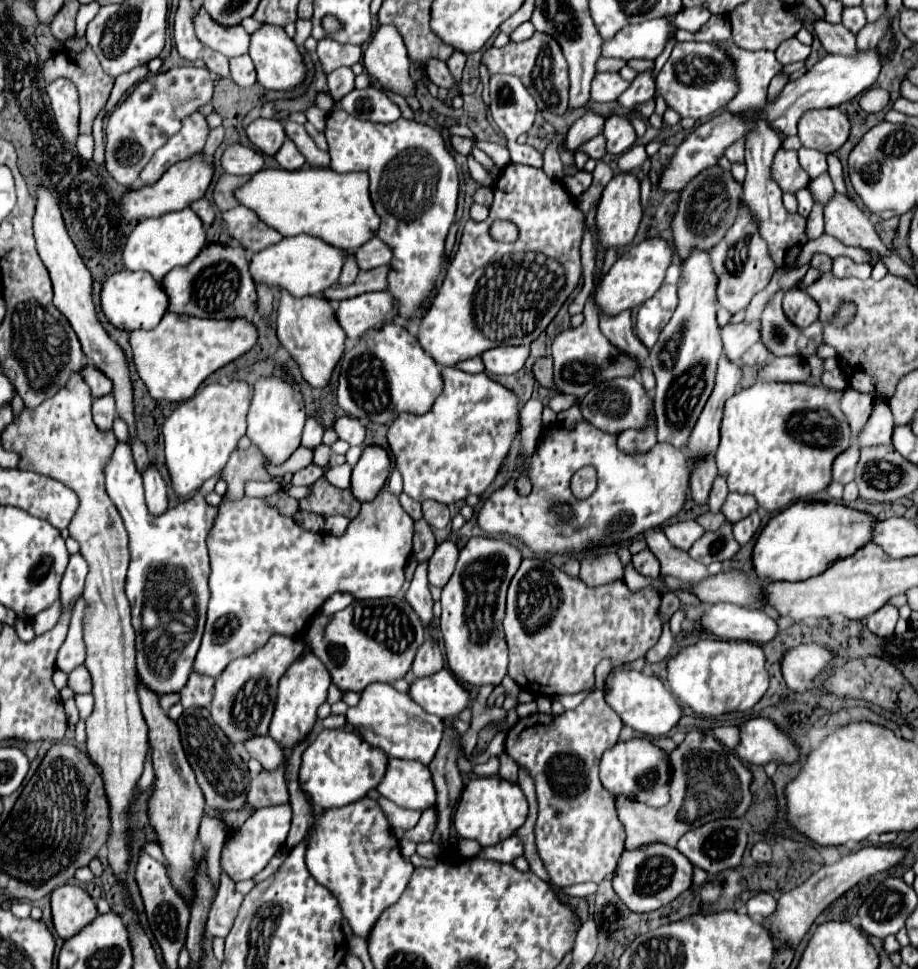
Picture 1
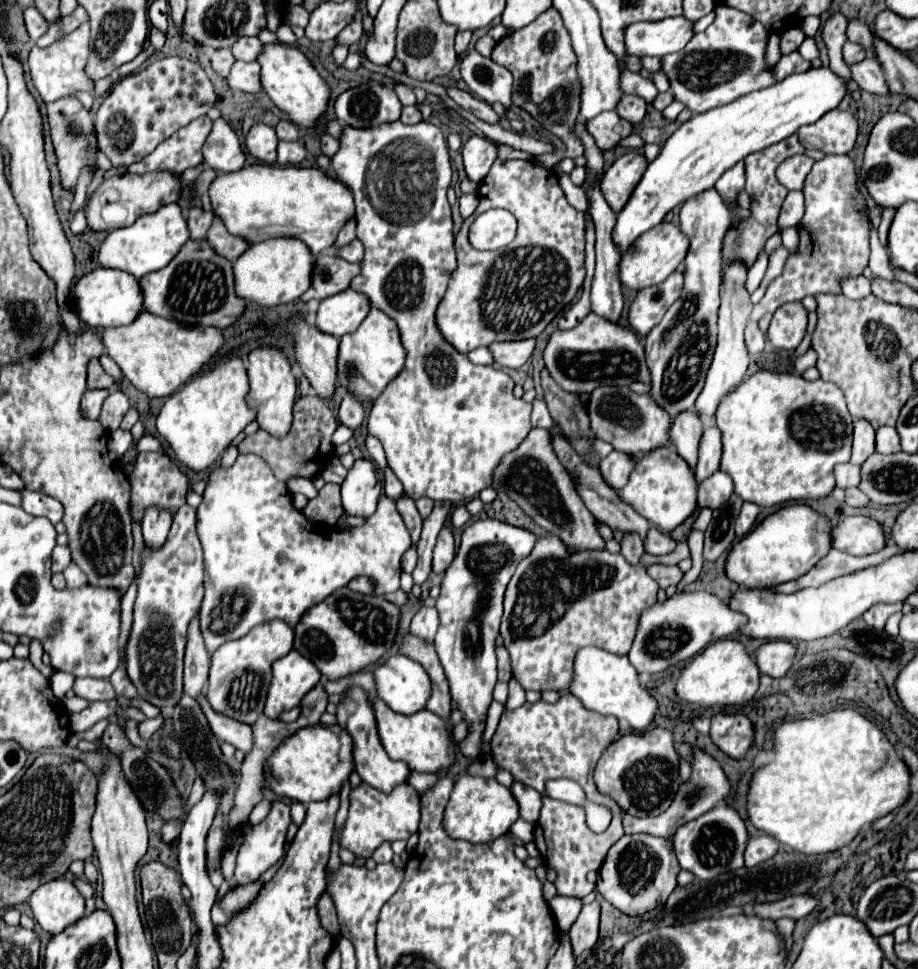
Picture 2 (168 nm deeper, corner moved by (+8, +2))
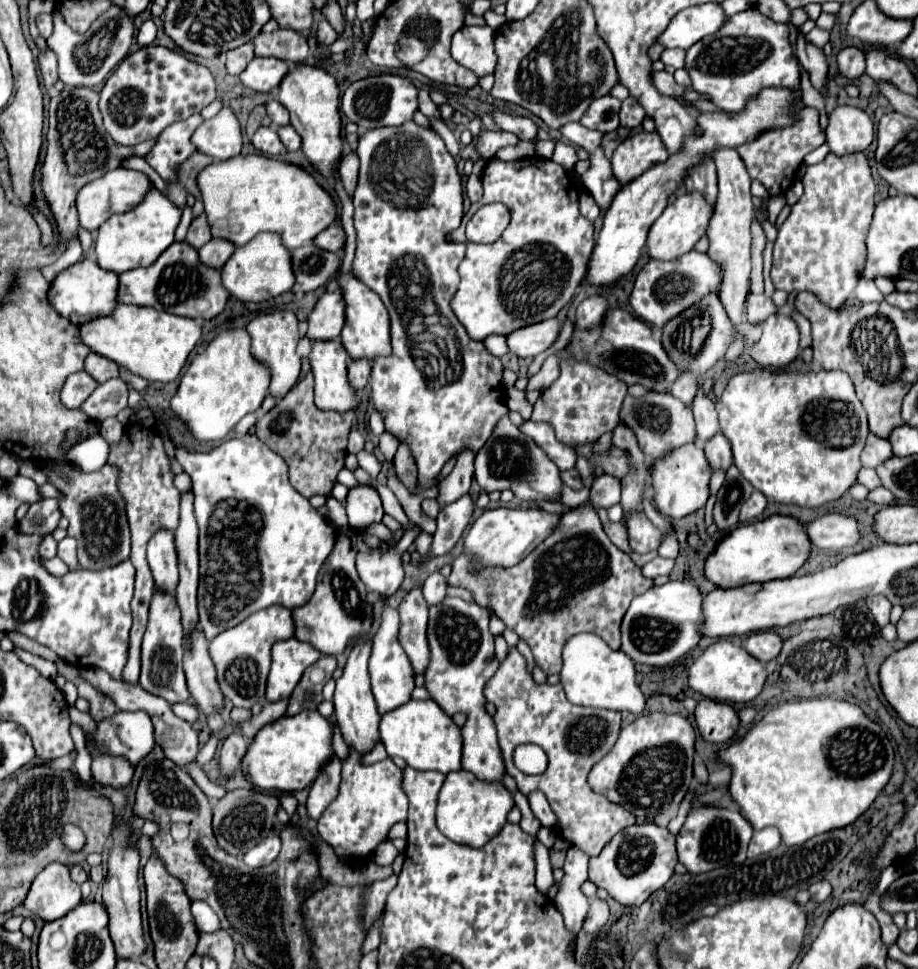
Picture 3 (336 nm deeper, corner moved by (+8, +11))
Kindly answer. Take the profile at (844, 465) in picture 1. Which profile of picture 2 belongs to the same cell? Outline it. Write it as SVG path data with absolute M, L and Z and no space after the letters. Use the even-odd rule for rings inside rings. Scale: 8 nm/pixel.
M841 463L835 467L835 479L837 479L837 487L857 487L861 477L859 477L859 465L853 463Z

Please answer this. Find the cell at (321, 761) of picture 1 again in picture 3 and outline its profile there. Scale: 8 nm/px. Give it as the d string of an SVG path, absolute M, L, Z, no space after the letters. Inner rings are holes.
M317 710L299 712L291 718L279 718L265 724L253 738L247 756L243 758L243 772L261 790L297 792L311 786L333 758L333 722L323 718Z

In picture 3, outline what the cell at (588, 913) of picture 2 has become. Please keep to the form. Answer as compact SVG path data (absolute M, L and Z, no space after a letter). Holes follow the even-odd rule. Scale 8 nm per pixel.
M595 896L591 900L589 914L587 914L585 922L583 922L583 930L585 932L599 932L607 924L607 920L609 920L609 906L607 906L605 900Z

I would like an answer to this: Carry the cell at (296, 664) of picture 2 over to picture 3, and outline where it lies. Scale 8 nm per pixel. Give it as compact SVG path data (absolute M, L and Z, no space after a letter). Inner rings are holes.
M297 638L273 644L273 662L267 680L267 700L287 700L303 672L321 658L321 652Z

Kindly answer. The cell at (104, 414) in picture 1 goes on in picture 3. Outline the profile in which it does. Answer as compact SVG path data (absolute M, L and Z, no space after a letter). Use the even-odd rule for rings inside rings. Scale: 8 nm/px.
M77 372L67 378L67 384L63 386L61 400L67 408L79 408L91 392L97 388L97 382L87 372Z

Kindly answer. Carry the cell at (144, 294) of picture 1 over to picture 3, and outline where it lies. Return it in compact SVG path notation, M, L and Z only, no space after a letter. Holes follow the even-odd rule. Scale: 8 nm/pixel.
M87 258L69 266L55 278L55 282L51 284L49 300L61 316L65 316L73 324L85 324L115 312L117 290L119 290L119 276L111 270L103 270L95 260Z

